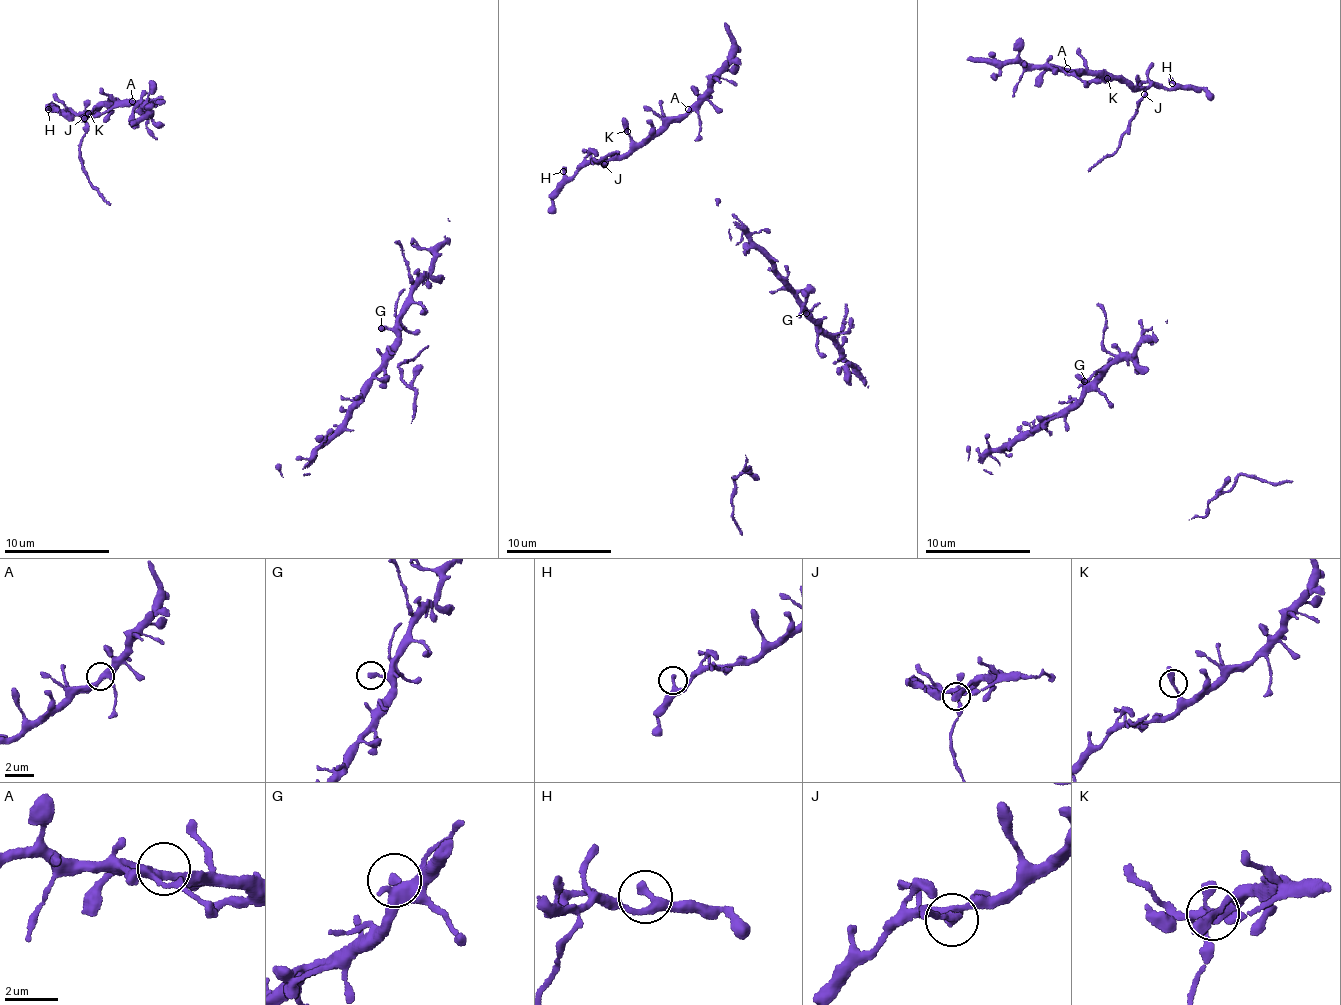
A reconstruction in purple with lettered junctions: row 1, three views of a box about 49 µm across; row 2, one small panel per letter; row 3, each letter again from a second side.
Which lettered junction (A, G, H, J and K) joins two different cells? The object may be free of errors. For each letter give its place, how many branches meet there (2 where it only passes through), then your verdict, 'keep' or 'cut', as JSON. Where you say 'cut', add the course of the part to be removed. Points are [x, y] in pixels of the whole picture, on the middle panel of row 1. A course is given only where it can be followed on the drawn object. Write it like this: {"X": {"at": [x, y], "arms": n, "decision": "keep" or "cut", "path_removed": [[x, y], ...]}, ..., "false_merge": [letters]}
{"A": {"at": [688, 109], "arms": 3, "decision": "keep"}, "G": {"at": [806, 313], "arms": 1, "decision": "keep"}, "H": {"at": [563, 171], "arms": 2, "decision": "keep"}, "J": {"at": [604, 164], "arms": 3, "decision": "cut", "path_removed": [[603, 164], [590, 164], [618, 151]]}, "K": {"at": [627, 131], "arms": 2, "decision": "keep"}, "false_merge": ["J"]}

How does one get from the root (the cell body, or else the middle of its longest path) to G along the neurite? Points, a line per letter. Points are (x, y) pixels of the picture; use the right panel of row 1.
G: (1096, 303), (1105, 315), (1102, 345), (1112, 356), (1112, 364), (1089, 385), (1084, 381)

